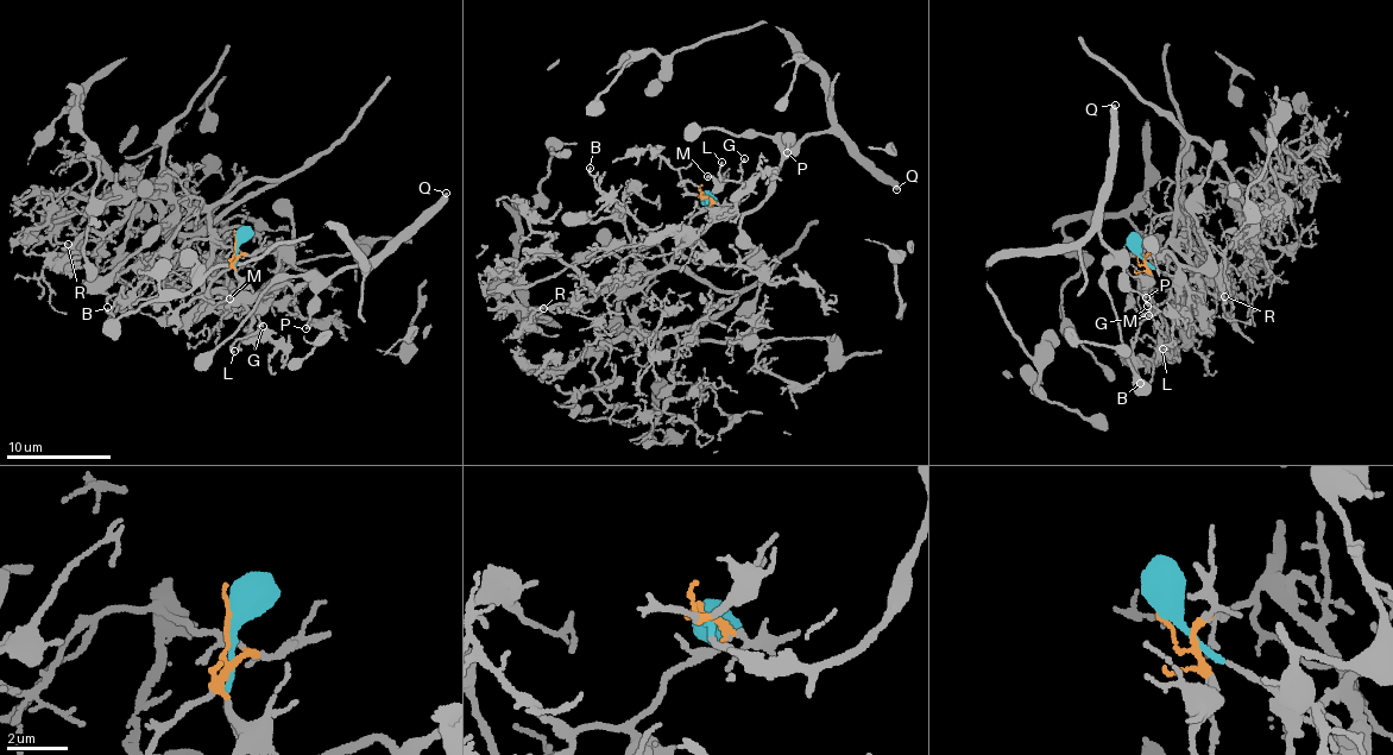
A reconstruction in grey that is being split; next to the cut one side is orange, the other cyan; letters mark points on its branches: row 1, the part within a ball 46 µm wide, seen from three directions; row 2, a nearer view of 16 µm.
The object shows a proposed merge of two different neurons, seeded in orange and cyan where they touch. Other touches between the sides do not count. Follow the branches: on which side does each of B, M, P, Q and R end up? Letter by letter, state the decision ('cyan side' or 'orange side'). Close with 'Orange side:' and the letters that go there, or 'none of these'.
B: orange side
M: orange side
P: cyan side
Q: cyan side
R: orange side
Orange side: B, M, R

